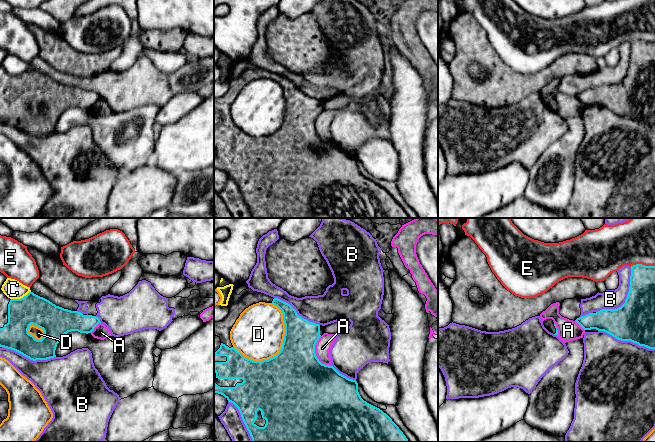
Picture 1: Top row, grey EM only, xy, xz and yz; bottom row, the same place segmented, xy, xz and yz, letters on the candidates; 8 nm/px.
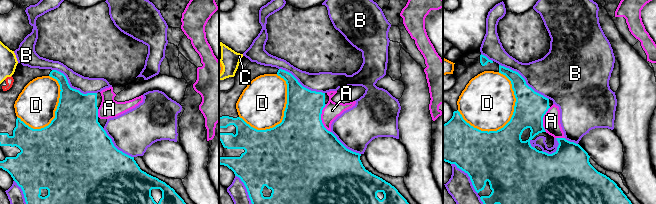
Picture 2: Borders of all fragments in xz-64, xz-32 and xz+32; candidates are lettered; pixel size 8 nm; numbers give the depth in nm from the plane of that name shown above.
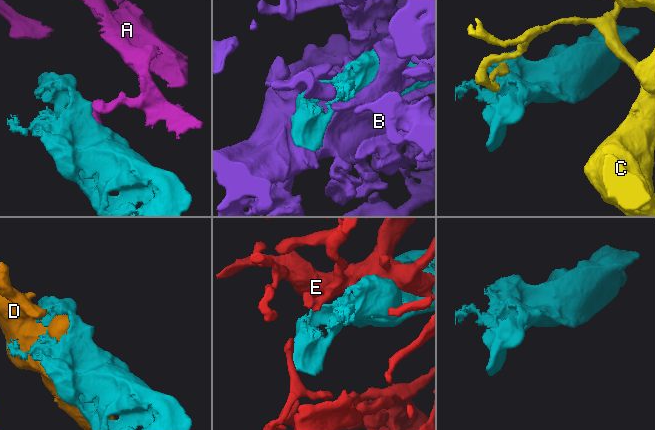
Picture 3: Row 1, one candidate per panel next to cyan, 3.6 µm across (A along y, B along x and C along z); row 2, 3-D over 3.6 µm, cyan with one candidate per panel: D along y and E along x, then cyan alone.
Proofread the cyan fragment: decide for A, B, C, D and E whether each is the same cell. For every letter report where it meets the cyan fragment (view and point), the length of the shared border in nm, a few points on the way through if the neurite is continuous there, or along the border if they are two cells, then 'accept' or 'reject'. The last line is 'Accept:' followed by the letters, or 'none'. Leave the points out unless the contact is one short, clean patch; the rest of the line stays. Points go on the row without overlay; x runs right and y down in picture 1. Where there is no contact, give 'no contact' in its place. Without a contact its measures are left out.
A: contact xz (315, 130); length 260 nm; border xz (321, 112), (315, 121), (315, 131), (322, 139), (331, 142); reject
B: contact yz (626, 75); length 460 nm; reject
C: contact xy (21, 74); length 170 nm; border xy (30, 67), (20, 74), (11, 75); reject
D: contact xz (283, 116); length 500 nm; reject
E: contact yz (642, 41); length 200 nm; reject
Accept: none

